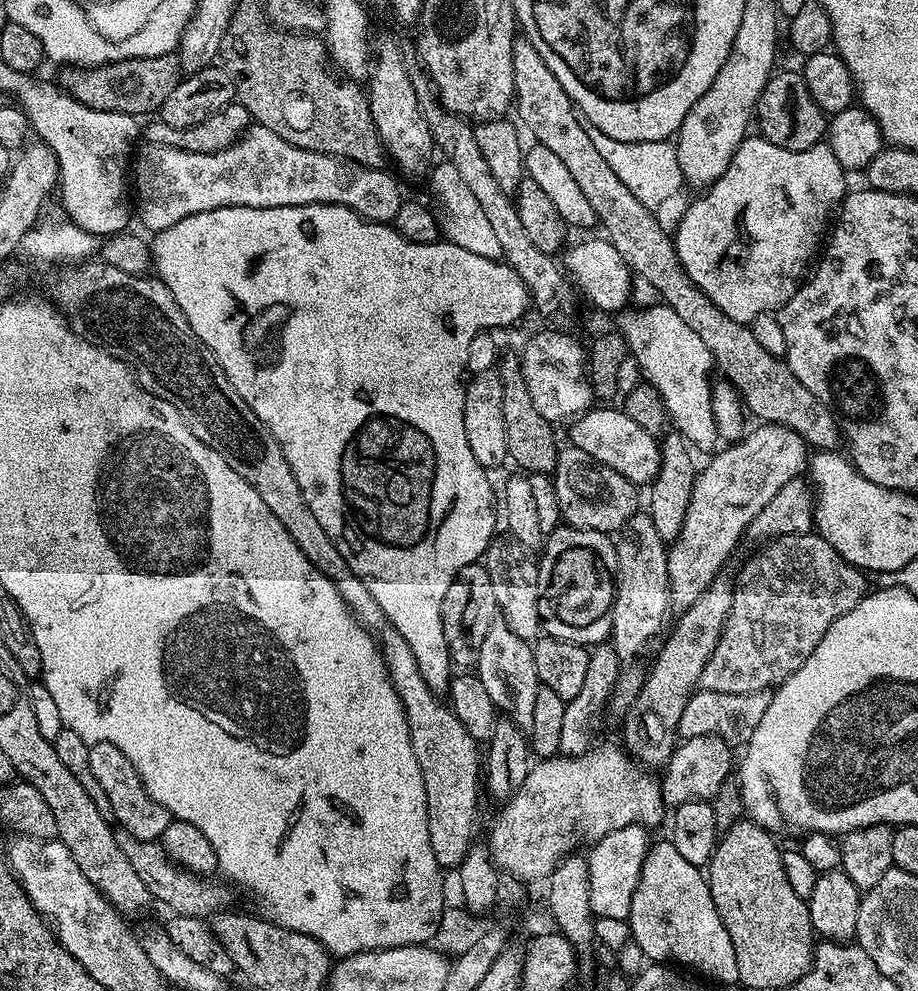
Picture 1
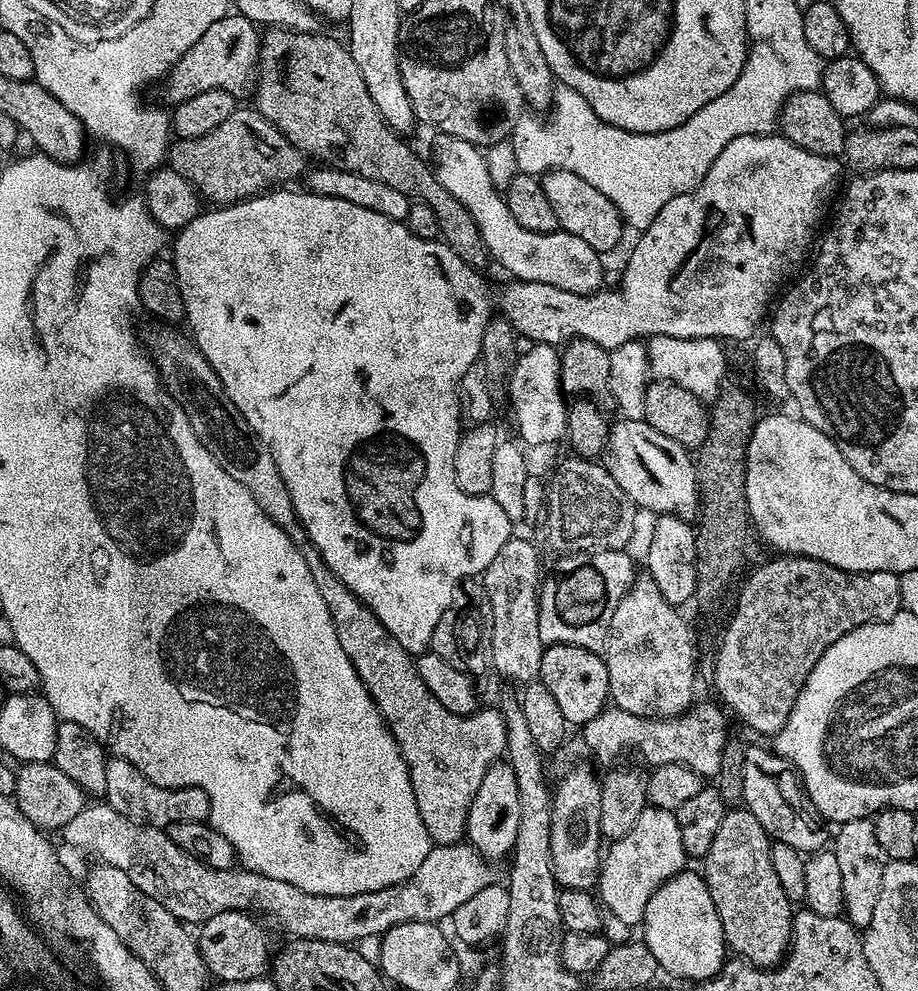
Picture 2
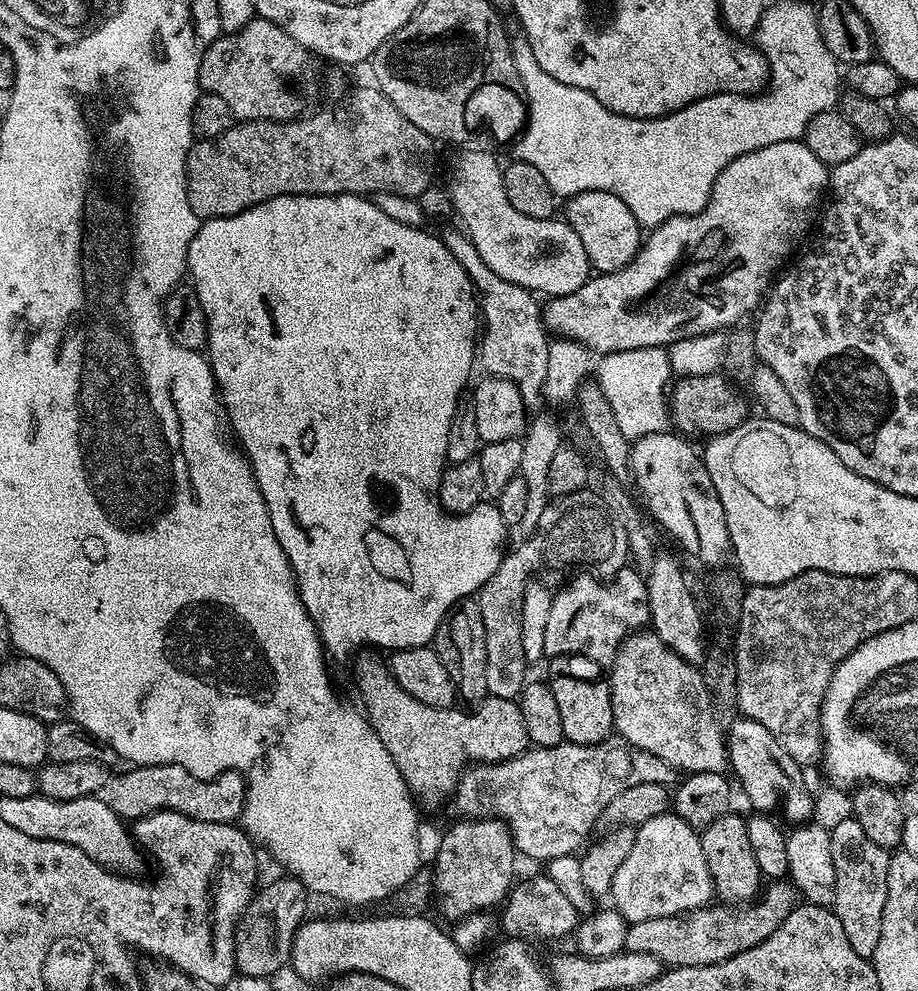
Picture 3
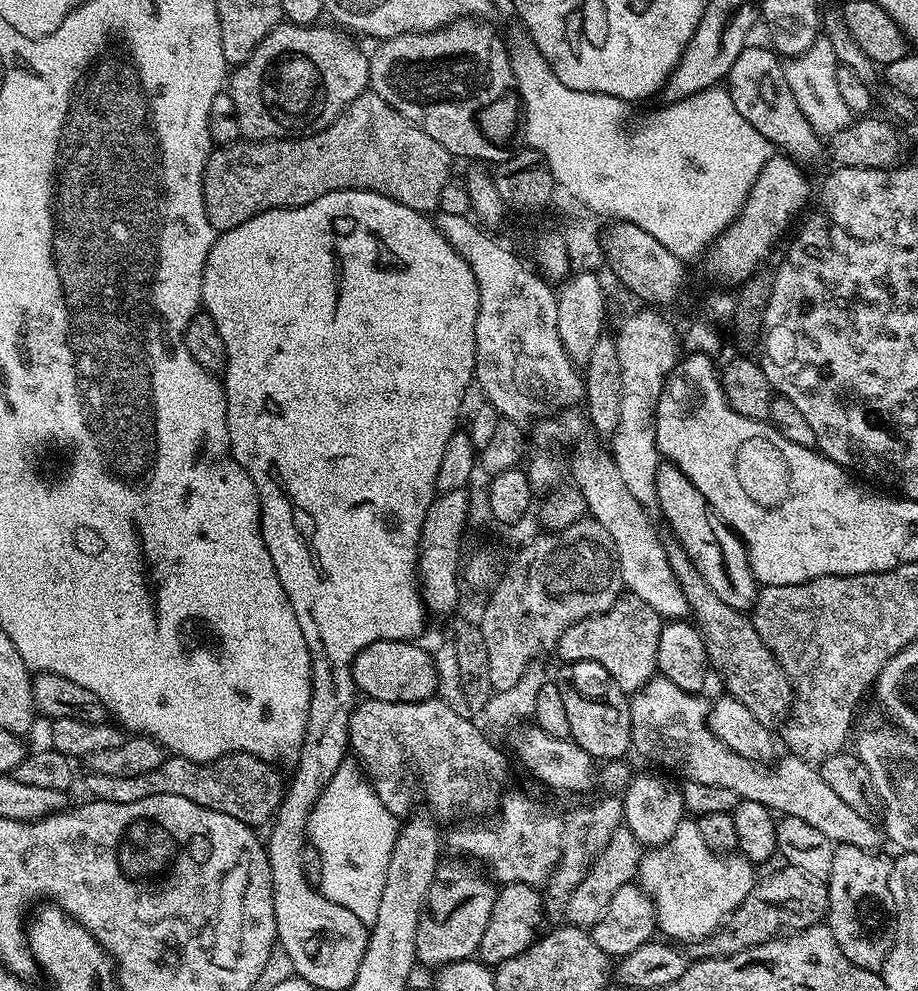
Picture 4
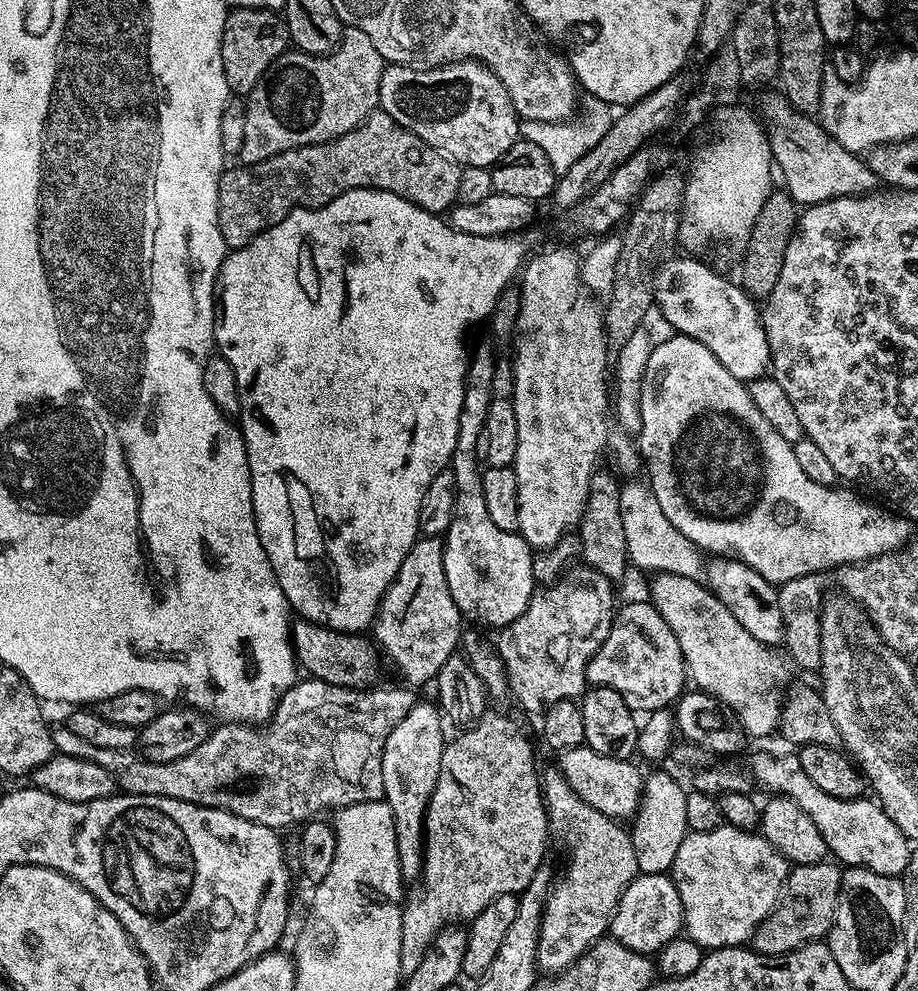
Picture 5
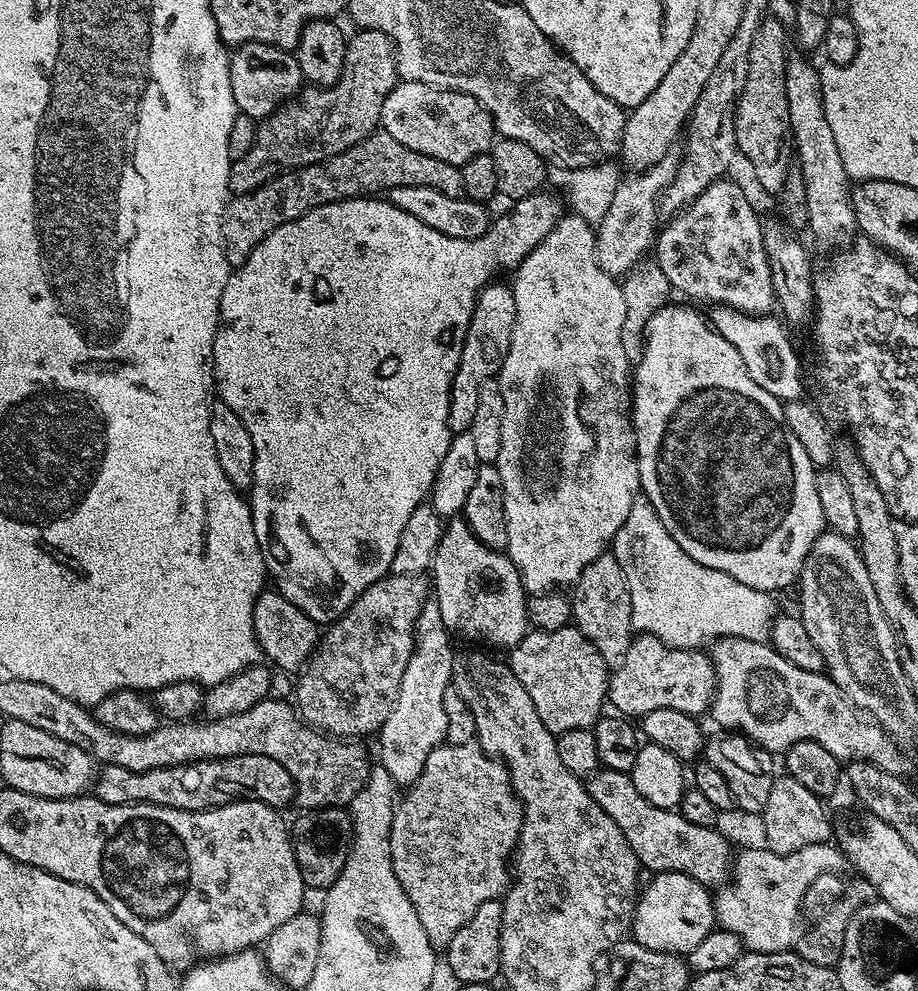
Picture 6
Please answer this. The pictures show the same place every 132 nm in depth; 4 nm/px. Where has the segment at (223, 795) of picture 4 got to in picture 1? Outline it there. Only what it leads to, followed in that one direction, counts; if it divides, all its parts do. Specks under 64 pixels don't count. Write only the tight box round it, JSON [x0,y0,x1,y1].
[88,740,174,841]

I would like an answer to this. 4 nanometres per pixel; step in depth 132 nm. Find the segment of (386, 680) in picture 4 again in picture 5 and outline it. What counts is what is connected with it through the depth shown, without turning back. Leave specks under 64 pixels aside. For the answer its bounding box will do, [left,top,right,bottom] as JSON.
[290,619,381,690]

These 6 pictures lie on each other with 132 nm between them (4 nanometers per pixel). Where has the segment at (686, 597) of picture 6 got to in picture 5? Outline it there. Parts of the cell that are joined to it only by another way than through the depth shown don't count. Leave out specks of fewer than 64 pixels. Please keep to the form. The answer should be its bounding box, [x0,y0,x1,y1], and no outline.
[620,483,702,577]

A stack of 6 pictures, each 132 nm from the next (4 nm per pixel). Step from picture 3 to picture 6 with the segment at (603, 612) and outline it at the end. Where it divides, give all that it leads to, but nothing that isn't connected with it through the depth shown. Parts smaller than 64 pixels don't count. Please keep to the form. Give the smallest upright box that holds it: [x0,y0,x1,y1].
[606,634,716,718]

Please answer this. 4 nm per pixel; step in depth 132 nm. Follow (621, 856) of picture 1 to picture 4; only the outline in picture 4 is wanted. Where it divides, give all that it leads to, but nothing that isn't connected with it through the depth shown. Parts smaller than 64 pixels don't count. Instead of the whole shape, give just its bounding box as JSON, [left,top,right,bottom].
[638,818,758,942]

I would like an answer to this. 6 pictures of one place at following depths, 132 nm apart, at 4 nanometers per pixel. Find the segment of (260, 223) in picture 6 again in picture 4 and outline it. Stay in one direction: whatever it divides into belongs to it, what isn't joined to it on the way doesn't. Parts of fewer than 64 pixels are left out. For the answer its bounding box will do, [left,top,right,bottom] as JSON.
[204,90,453,230]

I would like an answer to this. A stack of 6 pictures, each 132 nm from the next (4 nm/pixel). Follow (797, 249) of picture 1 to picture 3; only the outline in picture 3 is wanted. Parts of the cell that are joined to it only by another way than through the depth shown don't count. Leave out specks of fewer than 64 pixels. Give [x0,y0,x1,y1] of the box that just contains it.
[542,139,829,354]

